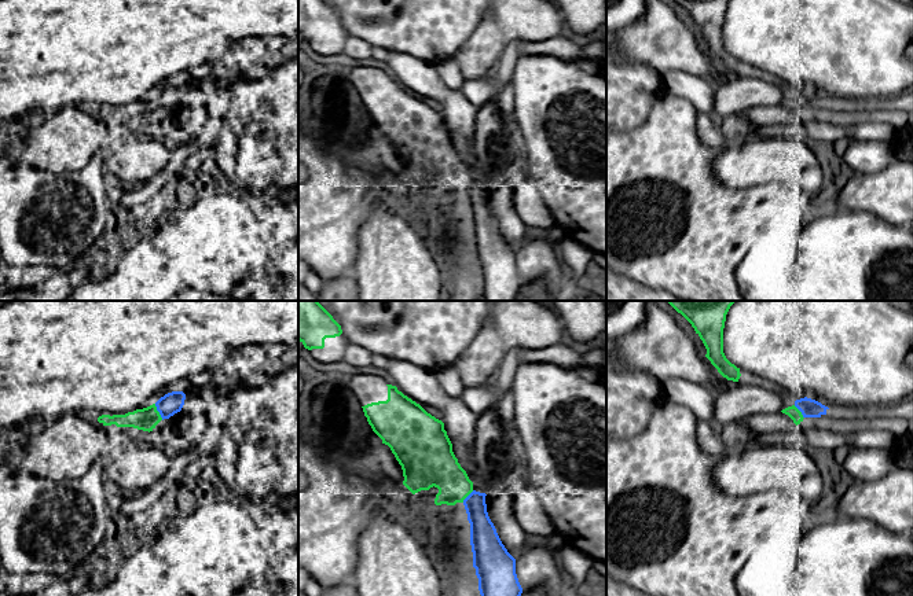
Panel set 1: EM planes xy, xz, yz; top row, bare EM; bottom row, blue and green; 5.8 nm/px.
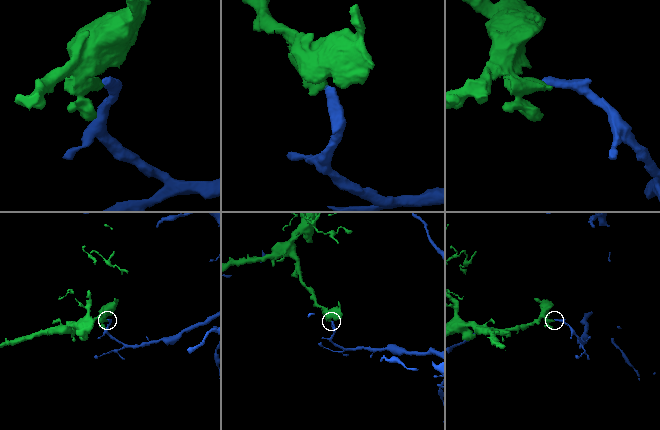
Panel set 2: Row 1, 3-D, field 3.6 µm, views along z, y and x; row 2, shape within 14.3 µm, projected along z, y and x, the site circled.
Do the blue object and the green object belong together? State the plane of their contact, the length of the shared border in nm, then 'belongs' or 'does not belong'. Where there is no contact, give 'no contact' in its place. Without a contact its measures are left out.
xy | 110 nm | does not belong

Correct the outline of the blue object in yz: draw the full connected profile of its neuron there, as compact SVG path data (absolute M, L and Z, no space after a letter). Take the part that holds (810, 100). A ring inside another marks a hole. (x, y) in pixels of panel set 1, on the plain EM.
M800 91L795 93L795 99L802 104L803 110L821 110L826 107L828 99L811 91Z

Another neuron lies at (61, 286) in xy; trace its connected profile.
M78 264L59 271L45 283L25 290L1 290L0 301L66 301L76 286L88 275Z

